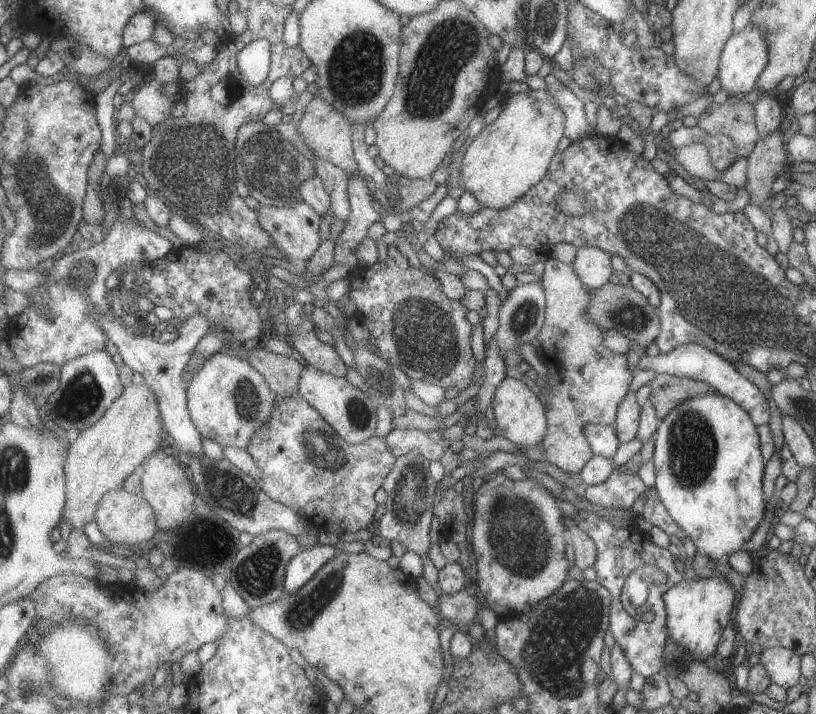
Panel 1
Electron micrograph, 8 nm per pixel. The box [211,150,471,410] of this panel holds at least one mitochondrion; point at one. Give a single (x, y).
(425, 338)

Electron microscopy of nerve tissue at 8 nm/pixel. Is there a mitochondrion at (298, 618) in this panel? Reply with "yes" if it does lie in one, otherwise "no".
yes

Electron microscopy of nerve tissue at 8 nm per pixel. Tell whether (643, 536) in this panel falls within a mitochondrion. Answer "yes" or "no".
no

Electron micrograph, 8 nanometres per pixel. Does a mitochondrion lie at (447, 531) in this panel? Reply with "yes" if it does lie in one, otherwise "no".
no

